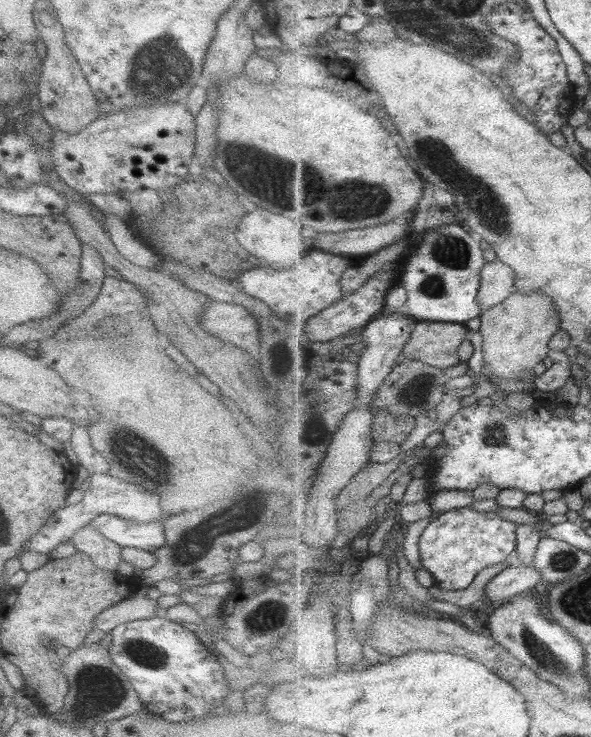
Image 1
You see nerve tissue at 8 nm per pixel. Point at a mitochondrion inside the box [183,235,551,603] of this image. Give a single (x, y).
(237, 516)

